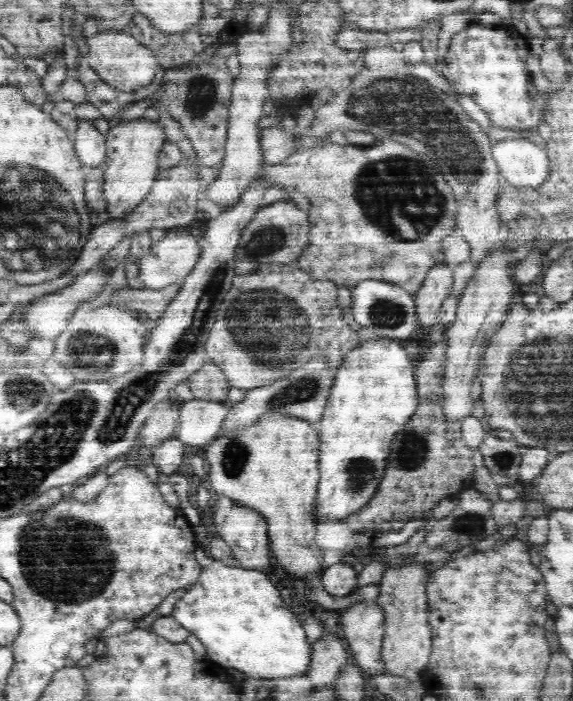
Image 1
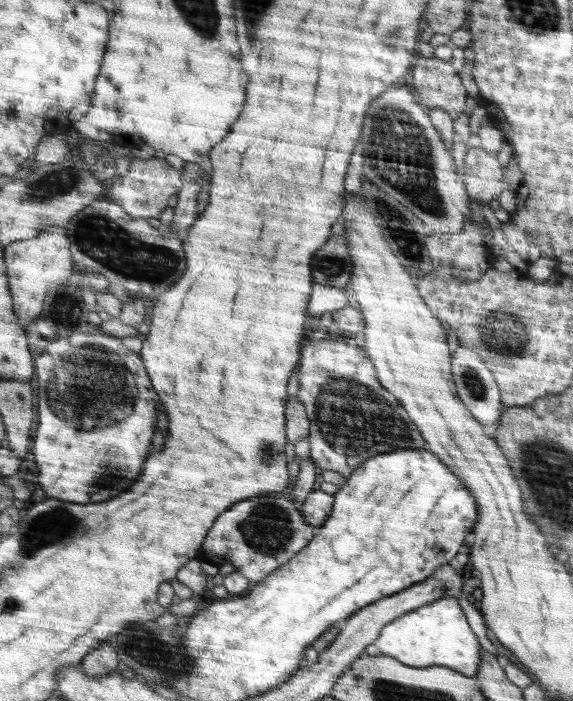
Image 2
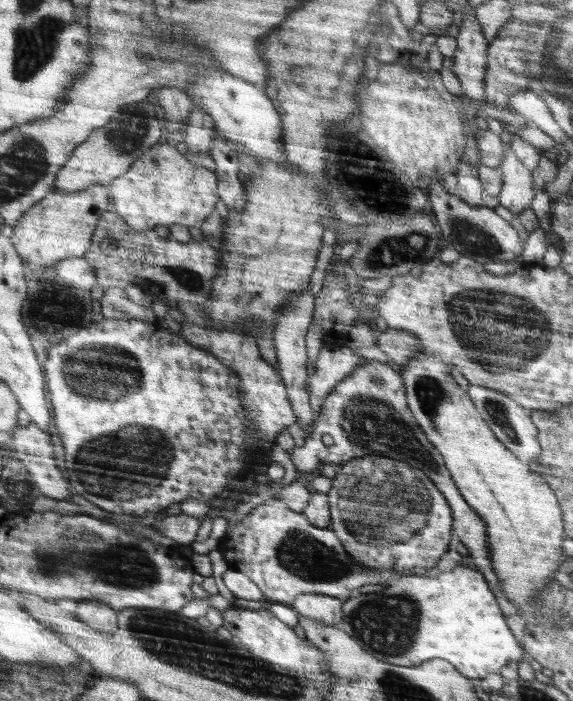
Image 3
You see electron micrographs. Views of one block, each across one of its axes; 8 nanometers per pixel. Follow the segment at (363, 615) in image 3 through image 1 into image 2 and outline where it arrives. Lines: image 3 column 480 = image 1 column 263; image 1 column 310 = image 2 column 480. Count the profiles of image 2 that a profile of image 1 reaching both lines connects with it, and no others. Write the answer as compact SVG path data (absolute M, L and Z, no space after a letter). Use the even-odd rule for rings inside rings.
M443 596L426 606L422 605L412 612L399 616L394 622L389 622L380 631L379 637L368 644L364 650L367 656L396 658L400 662L413 667L428 667L432 665L446 666L467 677L474 677L480 670L480 644L470 630L466 616L454 597Z

